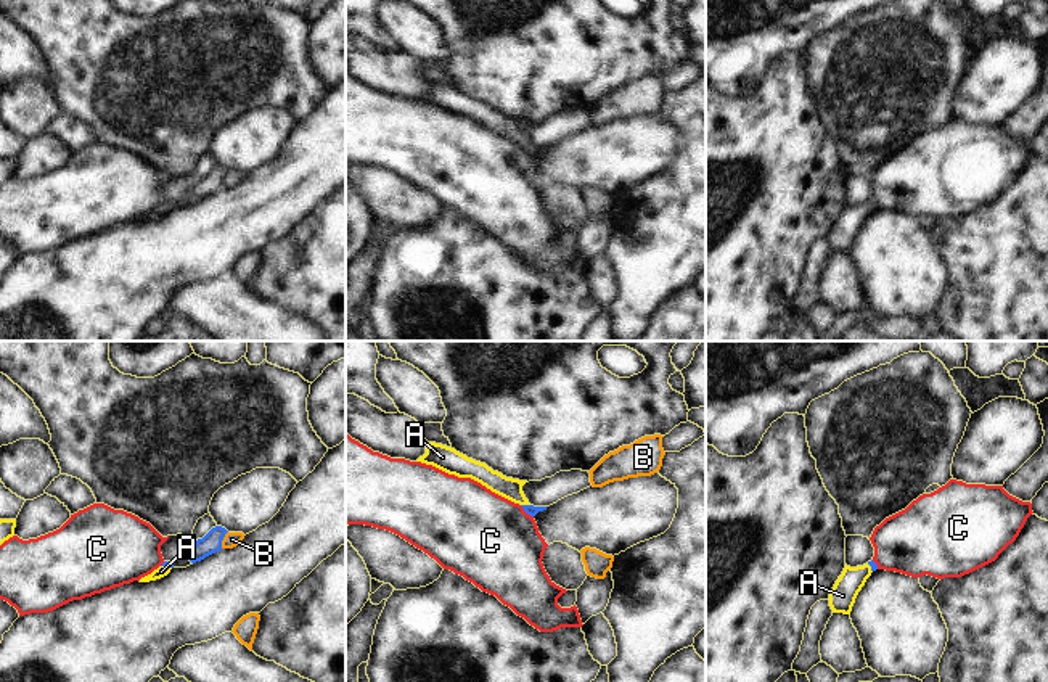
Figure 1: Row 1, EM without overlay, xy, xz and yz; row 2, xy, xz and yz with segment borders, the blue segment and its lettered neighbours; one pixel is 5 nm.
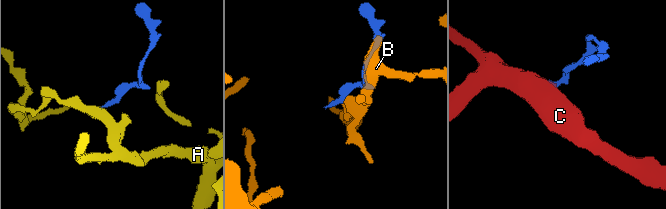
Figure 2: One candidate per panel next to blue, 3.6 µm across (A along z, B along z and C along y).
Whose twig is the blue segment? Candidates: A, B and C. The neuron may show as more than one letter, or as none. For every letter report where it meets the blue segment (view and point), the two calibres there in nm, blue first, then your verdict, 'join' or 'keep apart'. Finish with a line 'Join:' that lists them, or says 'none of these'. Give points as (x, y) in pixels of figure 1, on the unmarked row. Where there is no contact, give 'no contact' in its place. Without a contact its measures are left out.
A: meets blue in xz at (526, 145); 50 nm thick on the blue side, 110 nm on the other; join
B: meets blue in xy at (222, 179); 100 nm thick on the blue side, 80 nm on the other; keep apart
C: meets blue in xz at (526, 152); 50 nm thick on the blue side, 460 nm on the other; keep apart
Join: A

